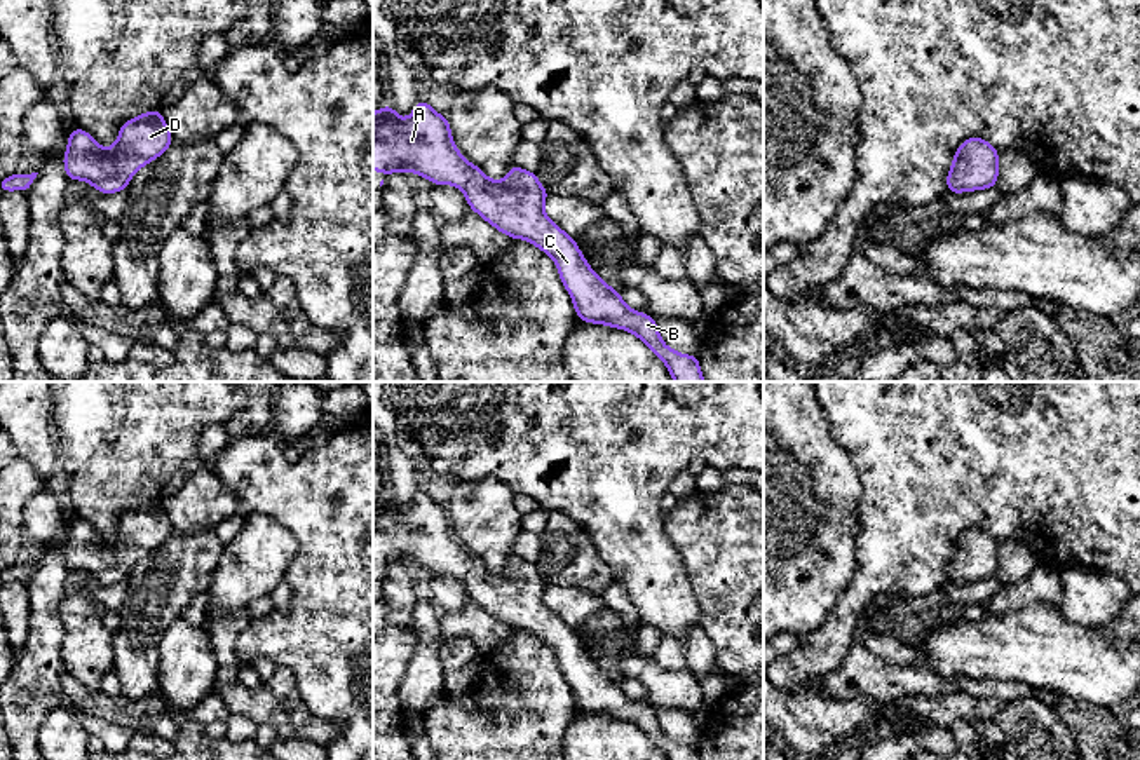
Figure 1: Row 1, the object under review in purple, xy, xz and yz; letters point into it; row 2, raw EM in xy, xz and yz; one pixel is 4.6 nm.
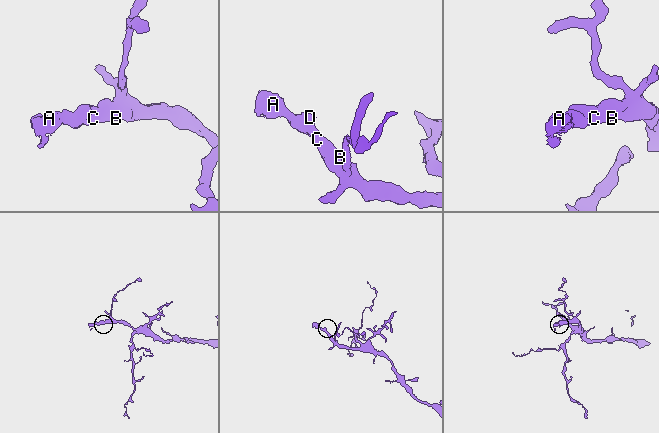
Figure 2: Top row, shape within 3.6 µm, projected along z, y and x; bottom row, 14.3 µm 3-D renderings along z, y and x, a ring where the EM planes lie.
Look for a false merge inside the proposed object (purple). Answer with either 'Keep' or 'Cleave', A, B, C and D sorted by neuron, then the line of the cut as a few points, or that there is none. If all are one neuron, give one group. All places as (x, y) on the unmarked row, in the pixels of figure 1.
Keep. Groups: A B C D. No split

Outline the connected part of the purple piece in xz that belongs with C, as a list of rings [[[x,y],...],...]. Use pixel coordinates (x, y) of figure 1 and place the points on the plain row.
[[[418,492],[404,511],[387,493],[380,502],[373,502],[373,561],[417,563],[432,575],[453,575],[465,584],[469,598],[485,612],[511,629],[523,629],[549,645],[558,659],[560,669],[572,687],[579,711],[605,715],[626,720],[638,727],[650,741],[662,750],[668,760],[701,760],[697,746],[687,746],[669,739],[657,720],[657,711],[650,704],[629,699],[619,680],[610,678],[587,654],[575,629],[563,622],[544,603],[549,587],[535,563],[511,556],[504,570],[490,570],[478,556],[471,554],[455,537],[448,507],[439,506],[427,492]]]

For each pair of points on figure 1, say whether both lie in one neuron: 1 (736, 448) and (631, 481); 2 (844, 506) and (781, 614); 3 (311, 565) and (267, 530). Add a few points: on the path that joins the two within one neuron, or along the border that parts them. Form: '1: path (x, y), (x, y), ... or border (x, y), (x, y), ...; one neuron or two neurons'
1: path (710, 441), (671, 441), (658, 455); one neuron
2: path (818, 532), (781, 572), (781, 588); one neuron
3: border (274, 520), (297, 542), (284, 579); two neurons

